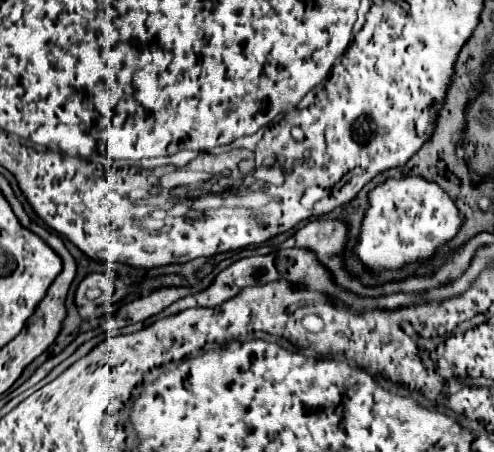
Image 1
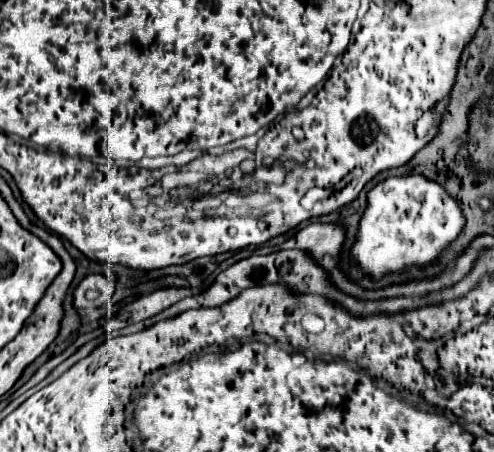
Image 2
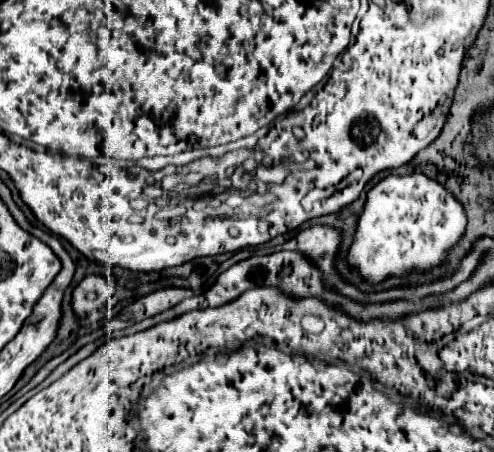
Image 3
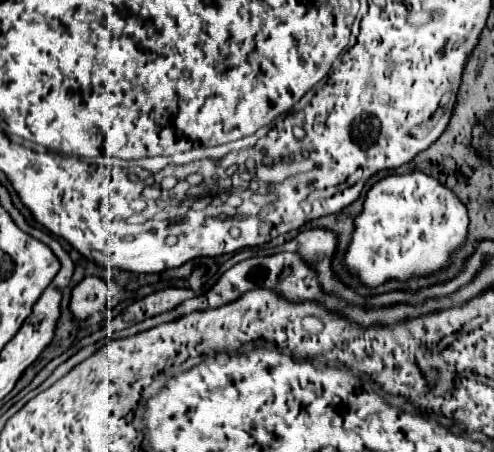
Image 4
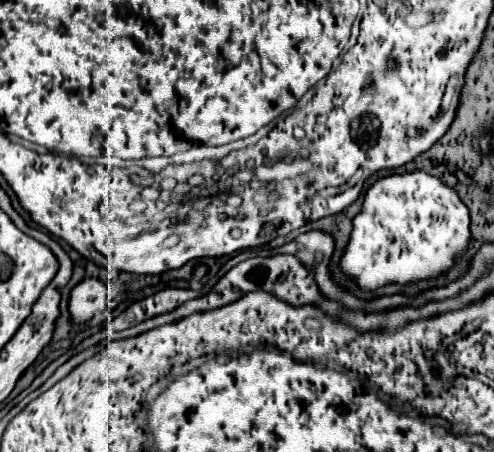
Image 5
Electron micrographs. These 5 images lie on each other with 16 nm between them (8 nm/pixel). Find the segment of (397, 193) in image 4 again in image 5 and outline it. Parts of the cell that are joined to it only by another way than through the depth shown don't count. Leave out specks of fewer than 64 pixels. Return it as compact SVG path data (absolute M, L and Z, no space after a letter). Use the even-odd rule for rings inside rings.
M424 172L390 174L372 184L364 196L362 212L354 218L354 230L346 252L342 256L342 270L358 280L359 288L373 292L382 284L398 282L408 284L414 280L424 280L446 272L454 264L454 256L464 250L470 238L470 216L464 202L456 196L452 188L442 184L438 178Z

